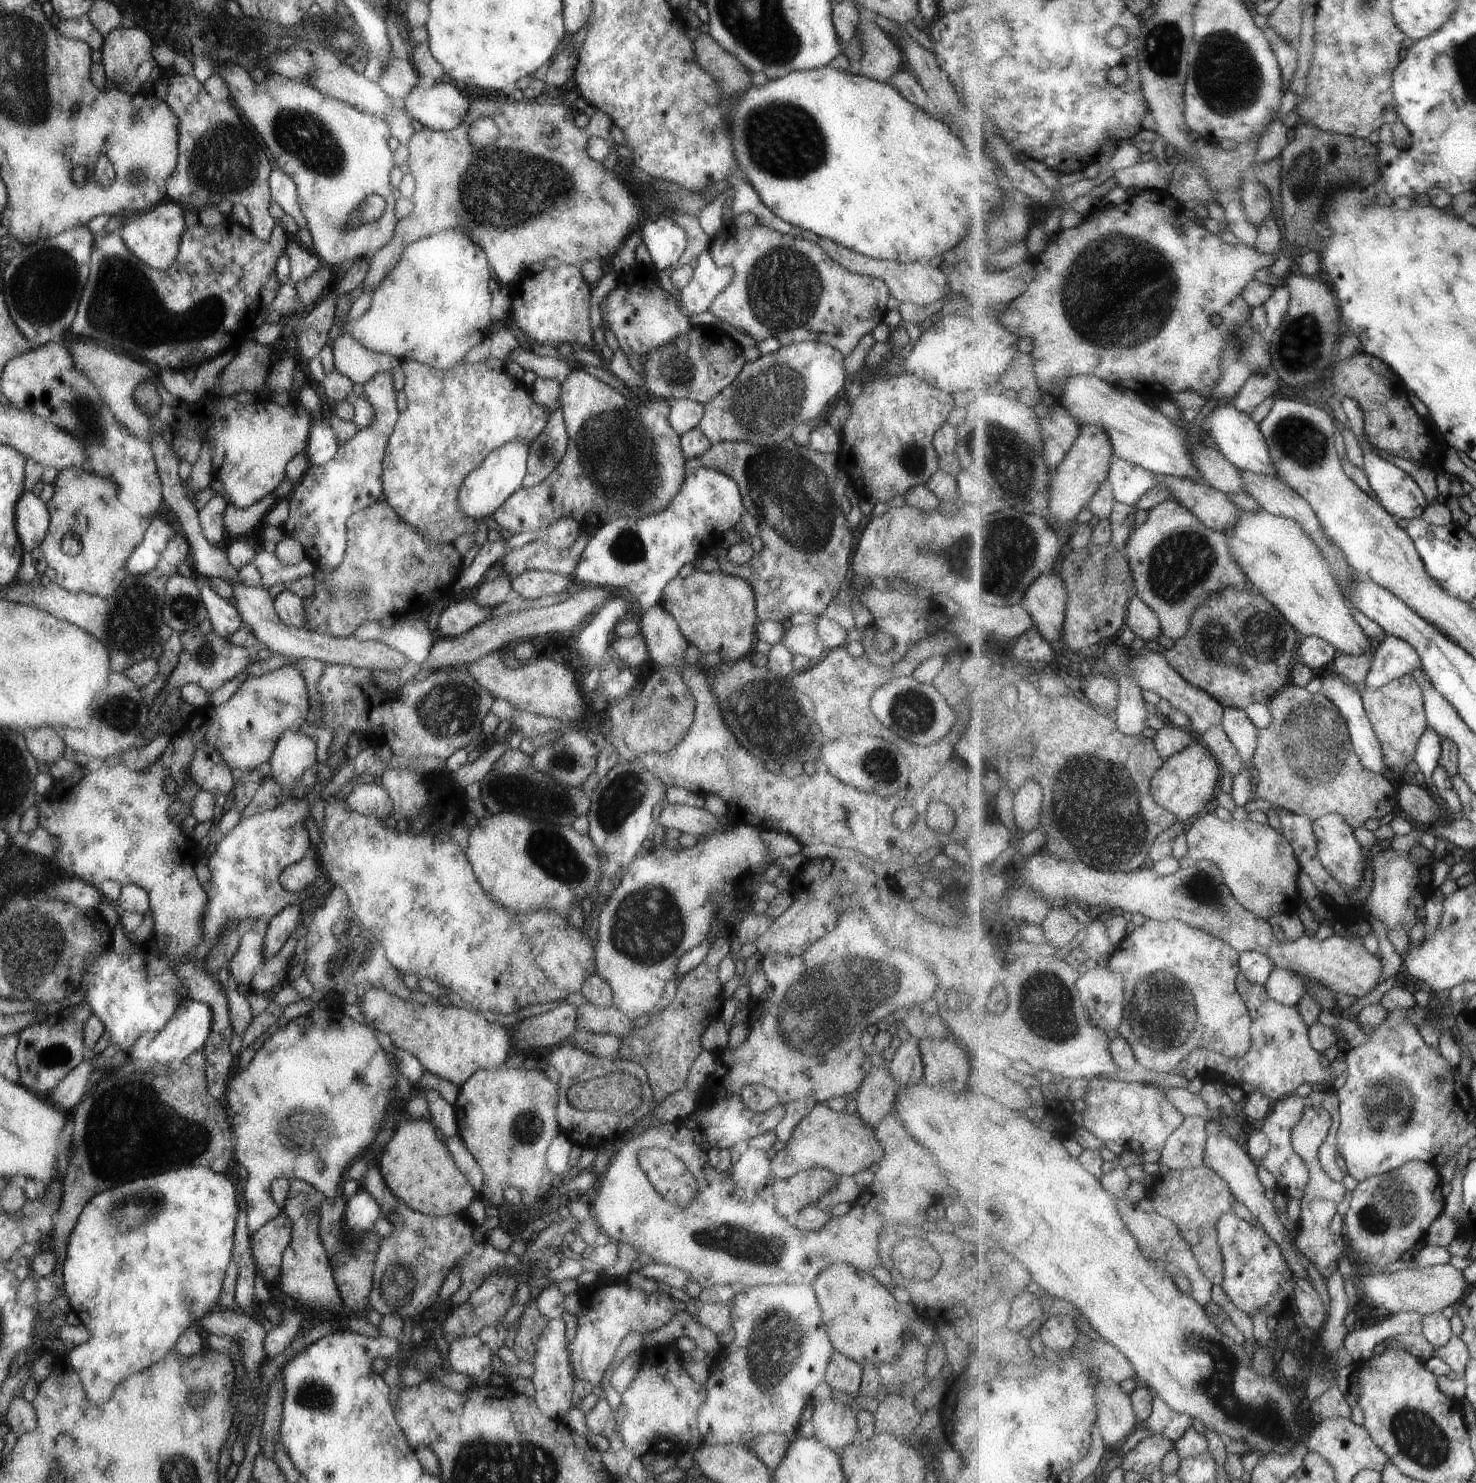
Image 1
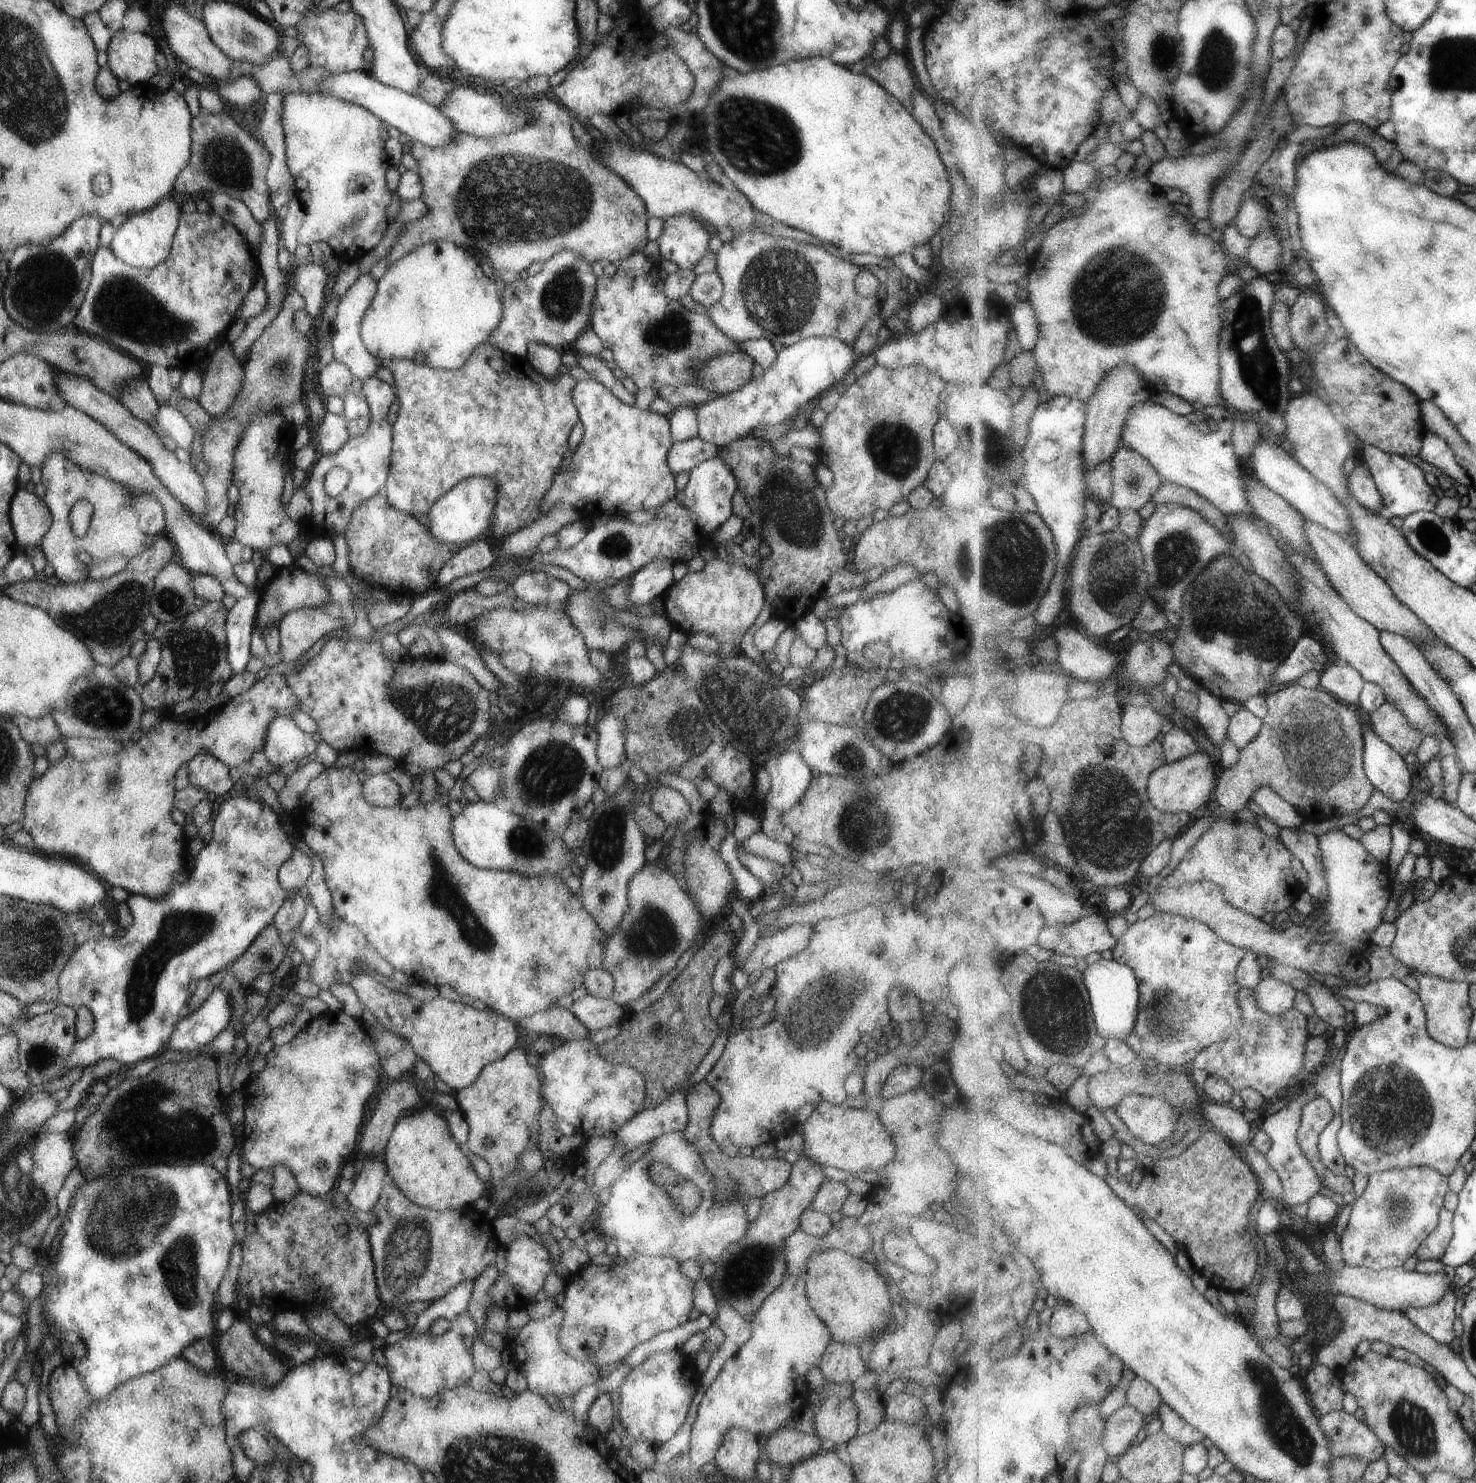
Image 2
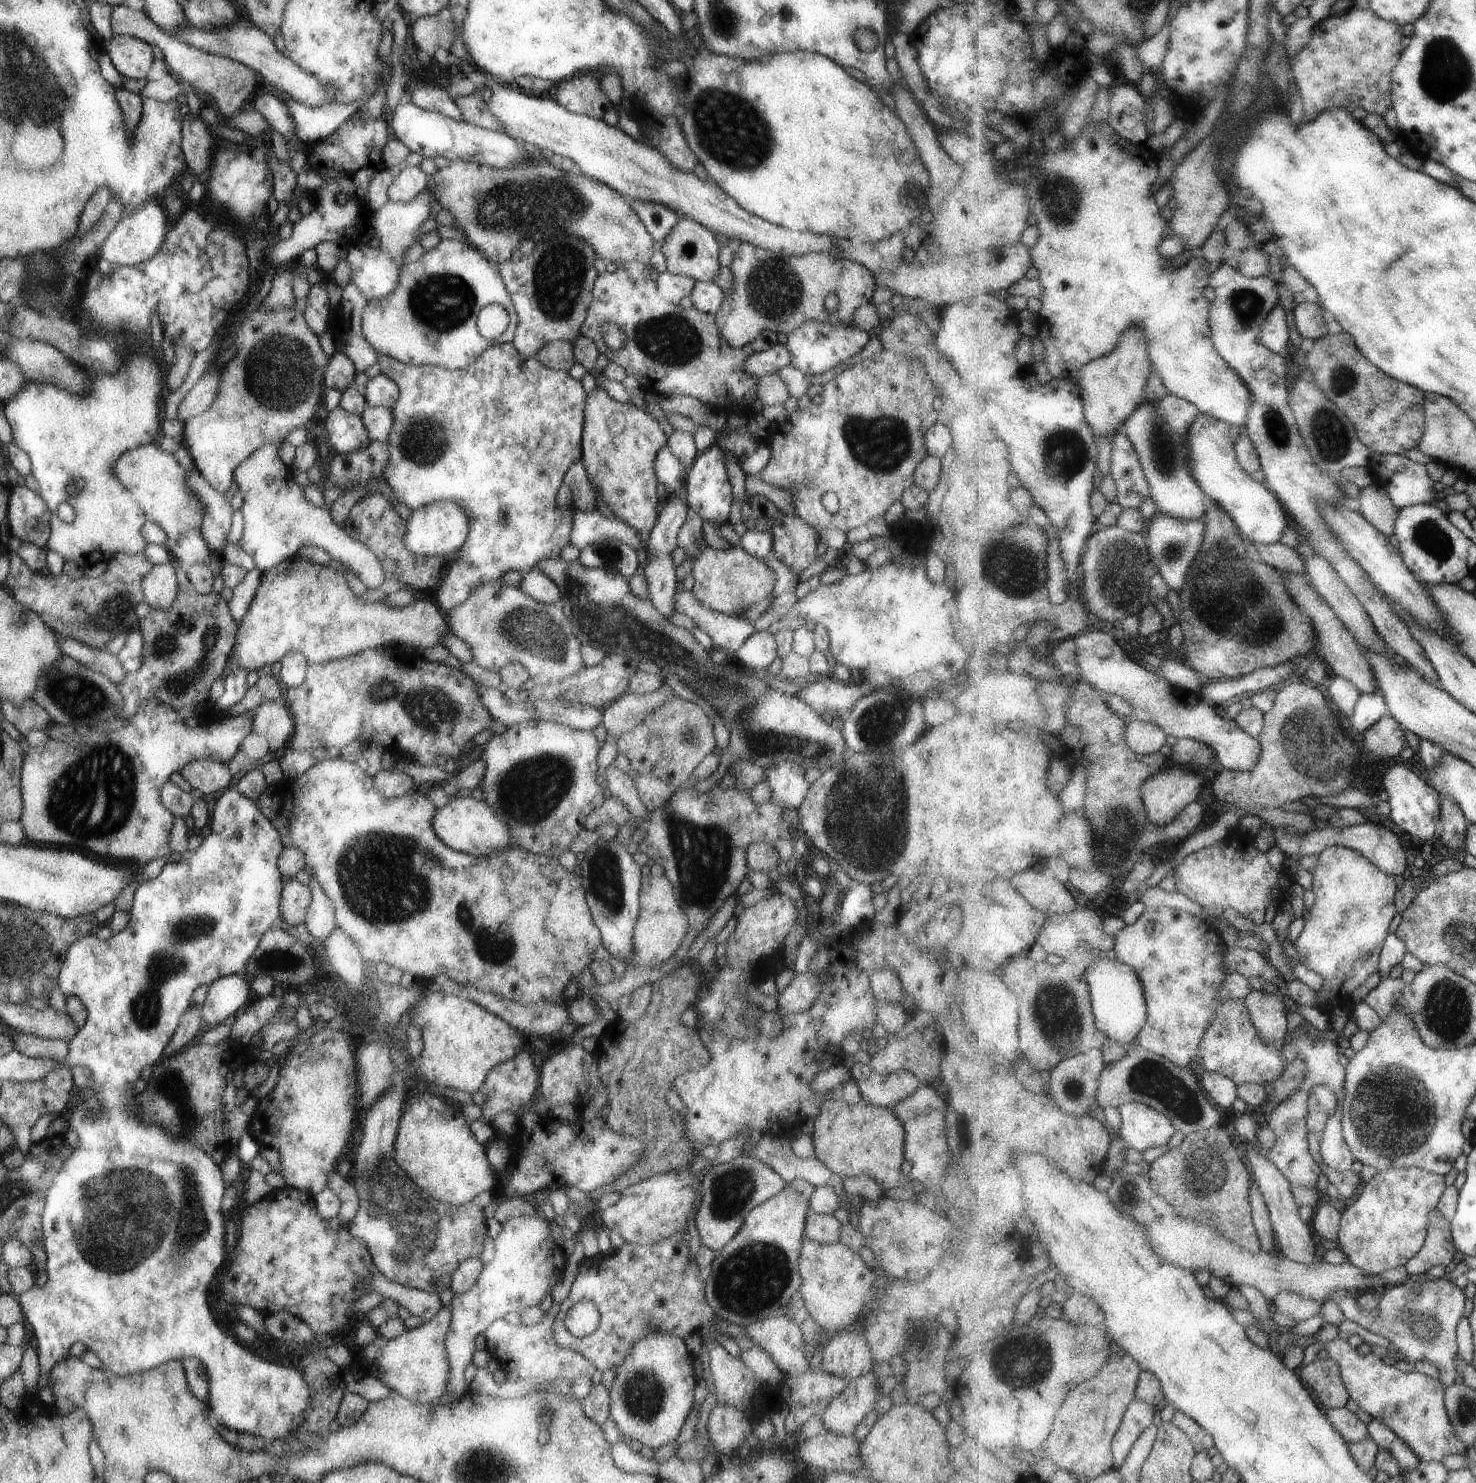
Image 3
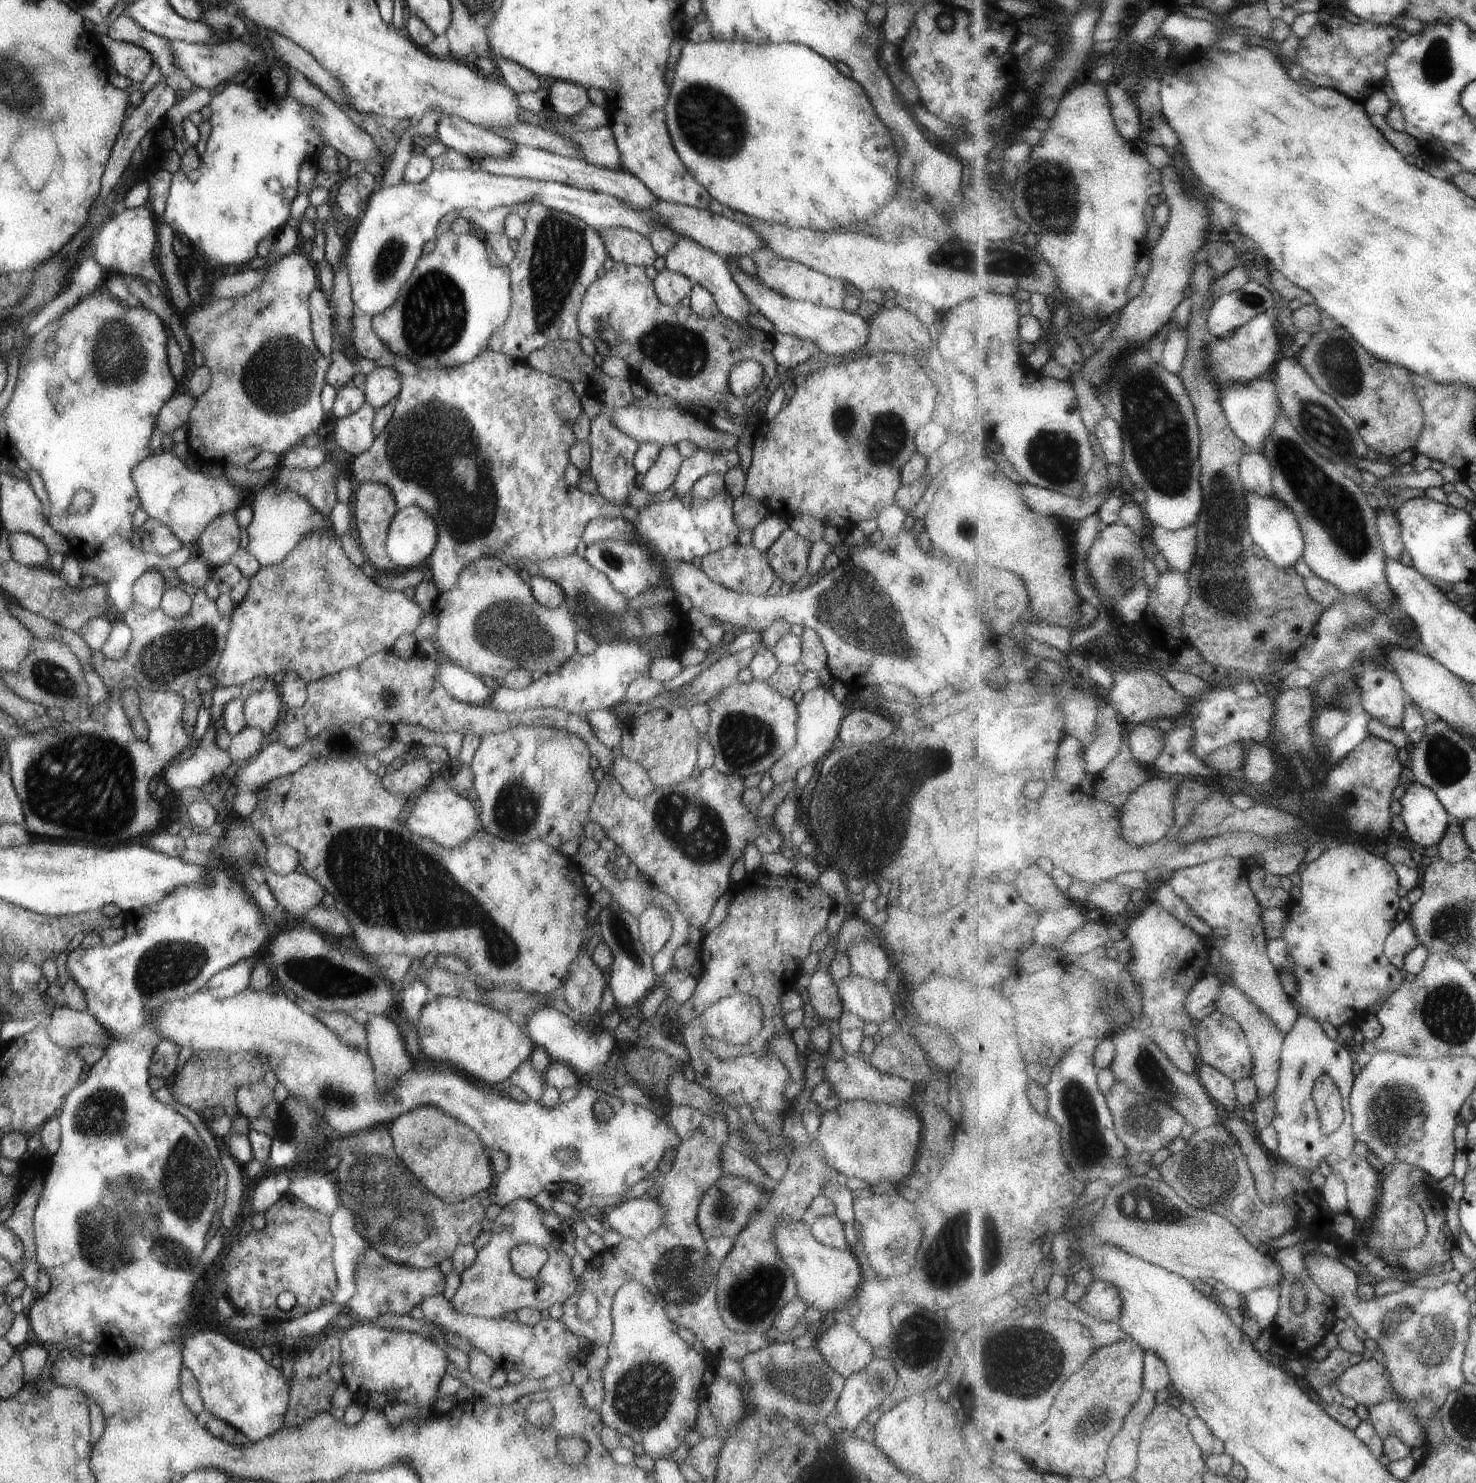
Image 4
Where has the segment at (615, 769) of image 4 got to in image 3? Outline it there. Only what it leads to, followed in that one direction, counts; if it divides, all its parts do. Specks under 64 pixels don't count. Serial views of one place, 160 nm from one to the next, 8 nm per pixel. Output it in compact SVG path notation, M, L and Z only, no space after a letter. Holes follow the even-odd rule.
M630 774L639 798L647 811L661 809L666 802L669 802L674 790L667 783L651 775Z

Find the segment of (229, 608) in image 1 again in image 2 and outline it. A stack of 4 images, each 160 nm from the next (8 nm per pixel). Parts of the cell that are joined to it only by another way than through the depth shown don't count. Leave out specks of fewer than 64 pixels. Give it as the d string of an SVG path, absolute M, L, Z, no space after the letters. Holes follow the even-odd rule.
M253 590L245 598L229 602L230 609L225 618L225 639L230 677L241 674L247 662L252 658L250 633L258 600L259 593Z

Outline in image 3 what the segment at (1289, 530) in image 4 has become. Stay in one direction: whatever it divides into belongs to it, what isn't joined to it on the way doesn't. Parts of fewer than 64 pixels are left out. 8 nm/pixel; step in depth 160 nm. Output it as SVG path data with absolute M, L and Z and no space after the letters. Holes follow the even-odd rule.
M1201 413L1186 436L1190 474L1202 486L1209 501L1220 505L1234 520L1242 536L1253 543L1279 543L1283 530L1292 525L1289 513L1274 492L1256 481L1239 462L1232 424L1215 415Z

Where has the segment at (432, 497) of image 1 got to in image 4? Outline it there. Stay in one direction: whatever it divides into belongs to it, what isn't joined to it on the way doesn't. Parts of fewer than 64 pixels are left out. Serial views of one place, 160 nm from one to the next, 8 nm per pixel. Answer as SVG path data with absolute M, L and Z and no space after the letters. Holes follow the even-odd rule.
M352 310L350 316L350 336L356 352L367 360L373 359L377 367L393 369L400 376L399 392L396 396L396 403L392 410L391 418L387 421L385 428L374 437L371 446L366 451L358 454L349 463L347 476L352 486L360 485L362 482L371 481L381 483L391 489L391 496L398 509L407 505L415 505L423 512L426 512L438 526L438 542L435 543L434 551L427 557L425 562L427 576L435 584L439 593L445 592L454 586L458 574L469 563L475 562L483 557L495 557L501 562L511 561L512 559L527 559L540 561L548 558L569 556L575 553L575 545L581 538L581 533L585 525L594 518L623 517L631 521L637 516L637 511L631 505L616 505L611 501L605 500L601 495L590 495L578 491L576 486L569 486L562 480L563 470L567 468L568 452L570 446L576 441L571 429L573 420L582 411L579 397L575 396L571 385L567 381L561 380L556 376L551 376L539 372L525 360L513 360L510 356L503 353L496 353L489 349L483 349L473 360L465 364L451 368L419 368L407 358L394 355L389 352L383 343L374 335L370 327L370 318L367 315Z

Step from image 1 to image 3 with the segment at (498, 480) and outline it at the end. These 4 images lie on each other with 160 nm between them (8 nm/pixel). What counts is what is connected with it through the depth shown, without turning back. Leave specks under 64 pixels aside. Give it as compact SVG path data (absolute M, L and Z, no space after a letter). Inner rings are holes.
M442 500L424 504L411 511L405 521L403 546L412 553L421 556L447 556L464 543L470 527L468 514L455 501Z

